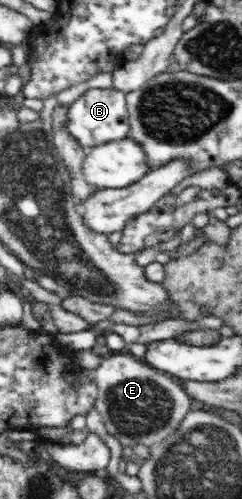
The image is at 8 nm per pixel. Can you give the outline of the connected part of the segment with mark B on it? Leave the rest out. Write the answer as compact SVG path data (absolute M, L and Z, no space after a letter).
M114 88L87 90L68 106L64 127L68 129L68 134L76 138L78 144L84 149L92 149L95 146L110 141L119 141L130 136L131 128L127 115L125 93Z

